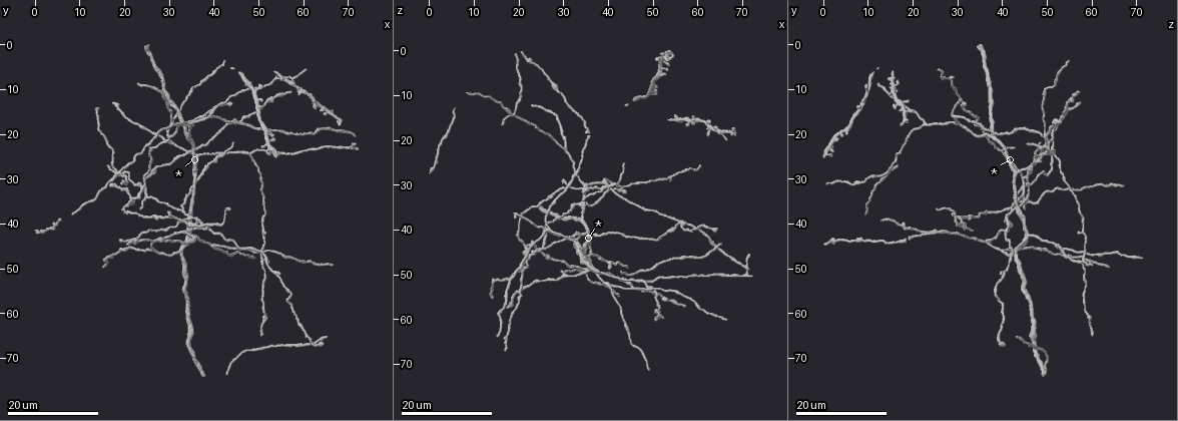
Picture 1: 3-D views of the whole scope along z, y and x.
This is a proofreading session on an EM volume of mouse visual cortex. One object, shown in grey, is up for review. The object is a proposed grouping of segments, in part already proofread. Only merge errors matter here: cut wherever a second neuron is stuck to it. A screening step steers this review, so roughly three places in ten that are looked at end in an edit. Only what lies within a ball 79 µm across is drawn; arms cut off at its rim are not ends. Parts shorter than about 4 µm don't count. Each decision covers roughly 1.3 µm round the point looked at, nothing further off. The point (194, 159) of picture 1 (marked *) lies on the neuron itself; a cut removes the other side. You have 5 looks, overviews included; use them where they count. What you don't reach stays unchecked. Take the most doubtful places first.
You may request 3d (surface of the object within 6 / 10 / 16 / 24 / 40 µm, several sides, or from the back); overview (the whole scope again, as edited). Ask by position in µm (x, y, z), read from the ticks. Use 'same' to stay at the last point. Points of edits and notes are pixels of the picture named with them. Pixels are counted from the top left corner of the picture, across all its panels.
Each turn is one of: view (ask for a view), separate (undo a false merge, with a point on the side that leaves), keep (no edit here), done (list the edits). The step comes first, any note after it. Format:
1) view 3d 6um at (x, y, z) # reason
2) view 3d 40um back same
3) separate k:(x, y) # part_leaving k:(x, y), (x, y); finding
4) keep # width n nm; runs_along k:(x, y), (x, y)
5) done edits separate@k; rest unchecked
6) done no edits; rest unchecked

view 3d 24um at (18.5, 28.0, 14.5) # four arms meet

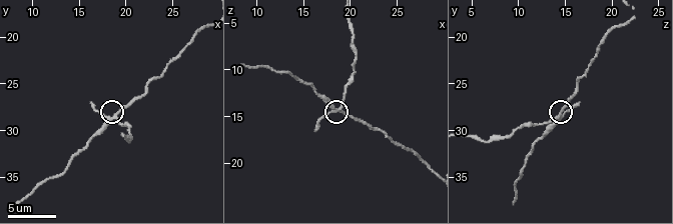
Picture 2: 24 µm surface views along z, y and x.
view 3d 6um at (18.8, 28.6, 14.0) # closer look

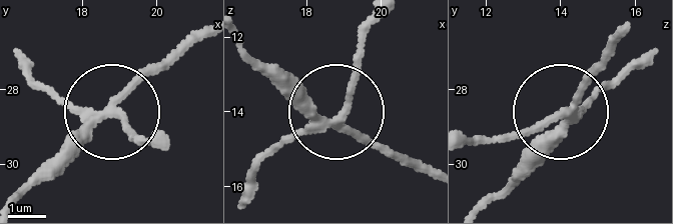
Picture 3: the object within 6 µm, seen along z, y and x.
separate 3:(129, 136) # arms 4; part_leaving 3:(570, 114), (468, 140); two neurons meet here

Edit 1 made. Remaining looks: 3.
view overview

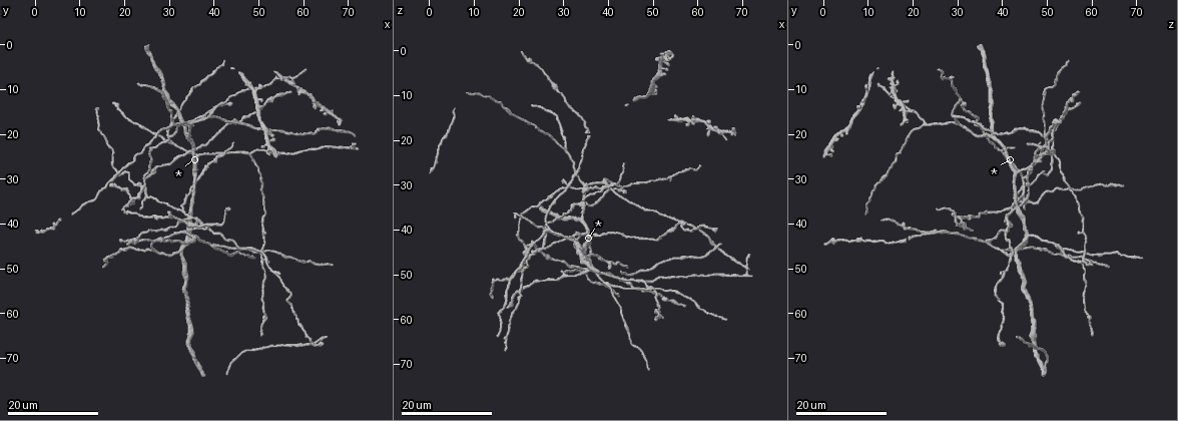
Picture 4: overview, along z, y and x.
view 3d 24um at (32.0, 46.5, 42.5) # three arms meet

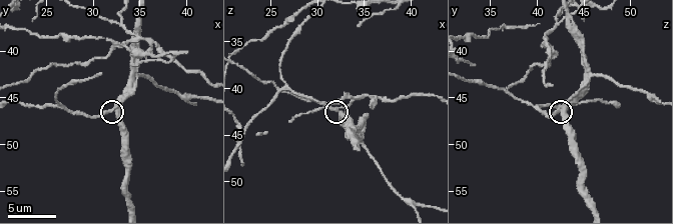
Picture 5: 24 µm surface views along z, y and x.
view 3d 10um at (32.4, 46.2, 42.2)

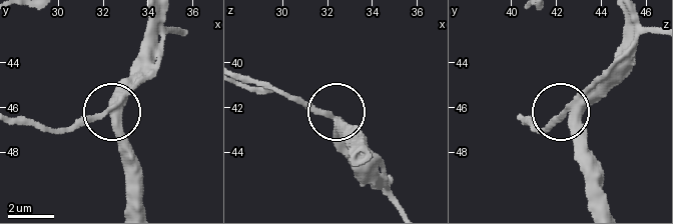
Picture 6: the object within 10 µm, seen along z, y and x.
keep # width 300 nm; runs_along 6:(624, 17), (623, 51), (563, 109), (571, 132), (600, 164); all the same neuron

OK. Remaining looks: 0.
done edits separate@3; rest unchecked

